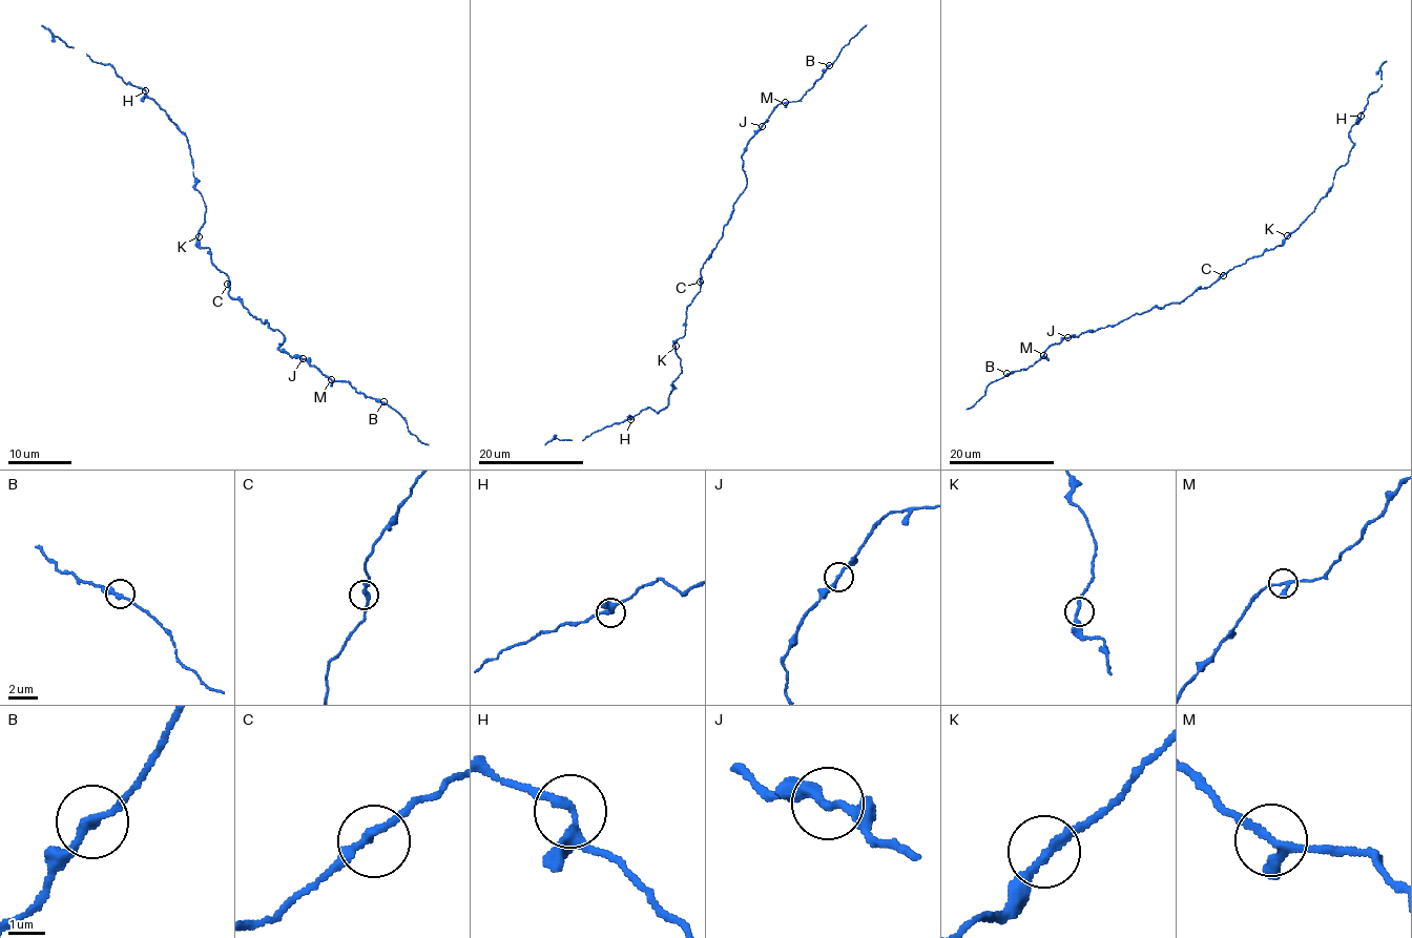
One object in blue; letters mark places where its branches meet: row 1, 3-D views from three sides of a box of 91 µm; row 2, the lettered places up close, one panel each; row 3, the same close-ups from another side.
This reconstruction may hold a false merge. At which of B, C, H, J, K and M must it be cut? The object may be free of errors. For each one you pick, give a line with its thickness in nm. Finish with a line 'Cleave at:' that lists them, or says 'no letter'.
Cleave at: no letter

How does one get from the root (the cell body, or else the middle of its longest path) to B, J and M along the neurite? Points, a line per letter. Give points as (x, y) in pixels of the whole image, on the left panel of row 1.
B: (229, 283), (232, 298), (285, 336), (278, 348), (282, 351), (383, 401)
J: (229, 283), (232, 298), (285, 336), (278, 348), (303, 358)
M: (229, 283), (232, 298), (285, 336), (278, 348), (282, 351), (304, 358), (331, 379)

